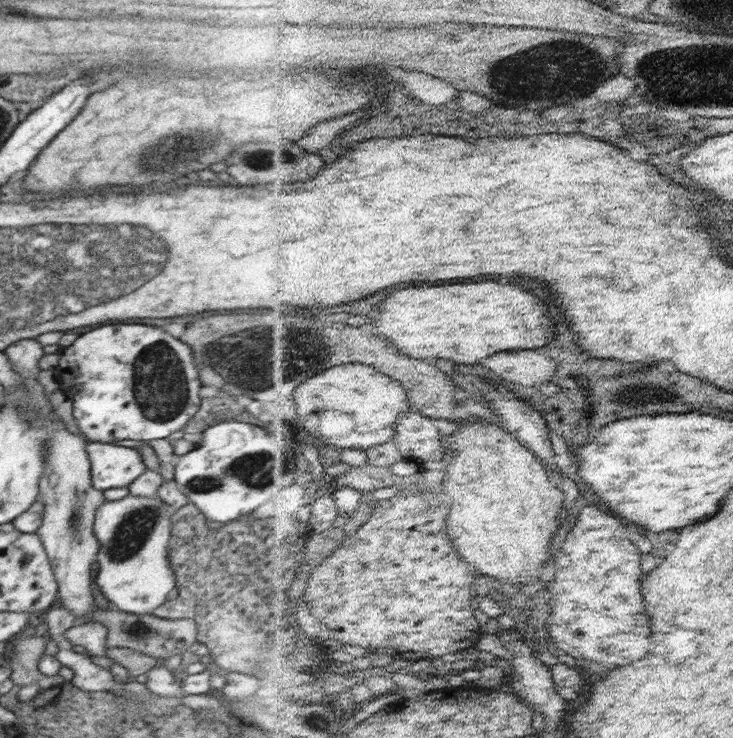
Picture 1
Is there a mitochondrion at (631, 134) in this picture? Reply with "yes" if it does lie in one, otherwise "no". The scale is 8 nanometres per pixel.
no

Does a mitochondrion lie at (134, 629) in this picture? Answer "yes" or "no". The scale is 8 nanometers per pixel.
yes

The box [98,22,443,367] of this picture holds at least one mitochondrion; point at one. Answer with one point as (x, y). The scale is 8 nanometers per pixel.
(176, 146)

